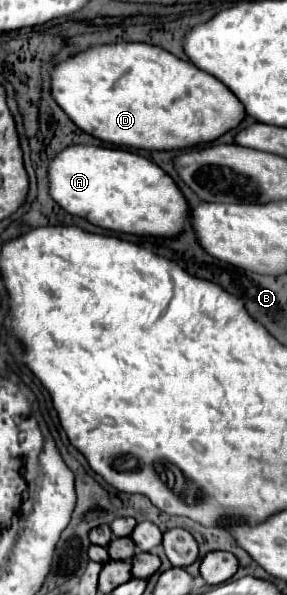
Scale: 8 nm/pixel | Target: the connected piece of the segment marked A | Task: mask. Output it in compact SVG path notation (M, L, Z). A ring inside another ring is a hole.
M67 147L49 163L49 191L67 213L119 233L177 239L191 225L191 207L177 183L153 161L125 149Z

